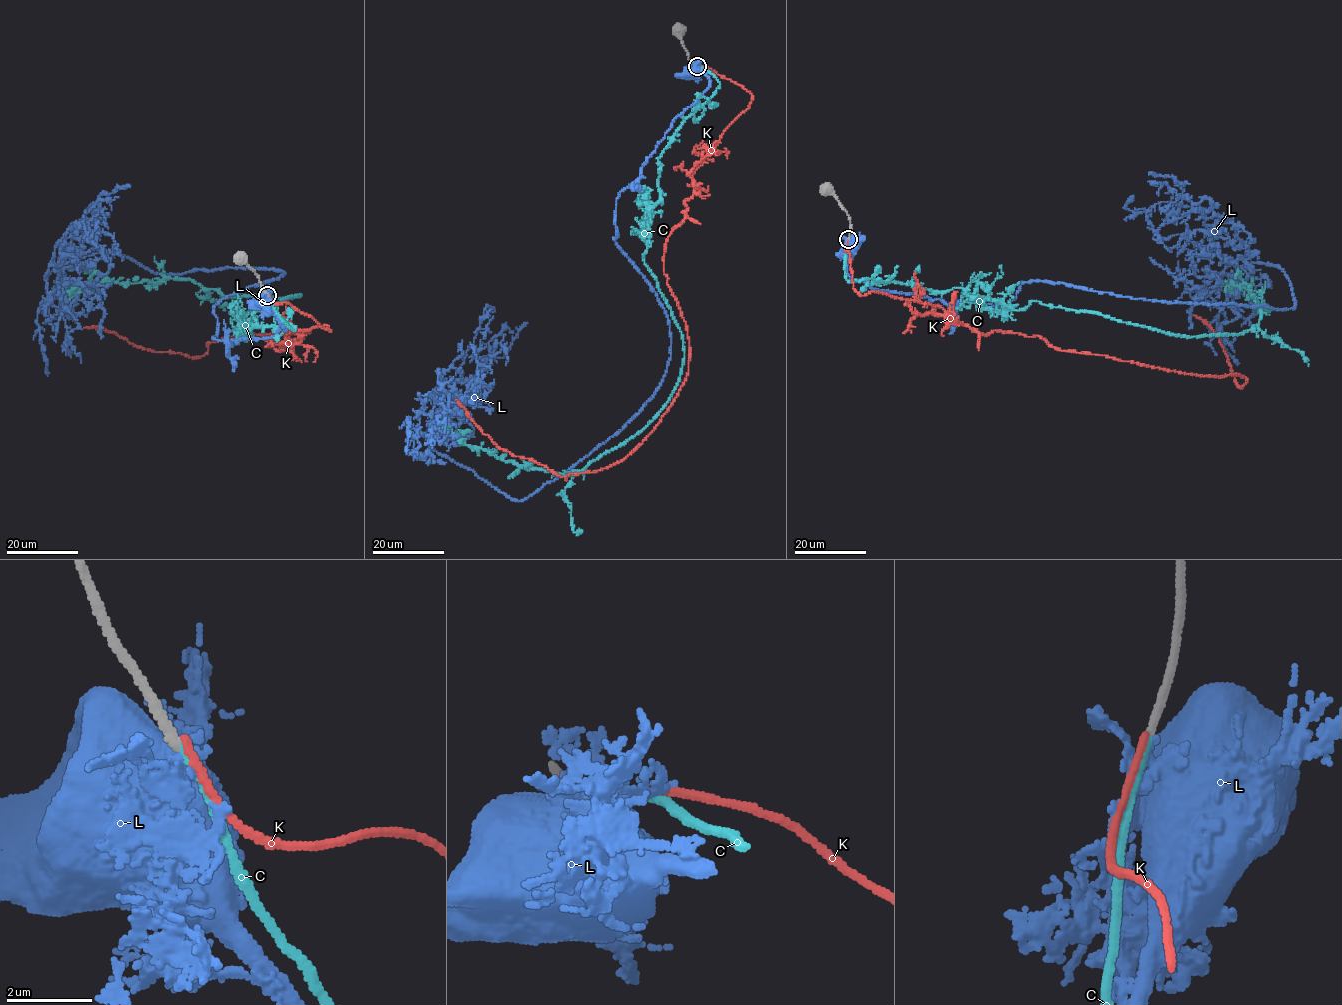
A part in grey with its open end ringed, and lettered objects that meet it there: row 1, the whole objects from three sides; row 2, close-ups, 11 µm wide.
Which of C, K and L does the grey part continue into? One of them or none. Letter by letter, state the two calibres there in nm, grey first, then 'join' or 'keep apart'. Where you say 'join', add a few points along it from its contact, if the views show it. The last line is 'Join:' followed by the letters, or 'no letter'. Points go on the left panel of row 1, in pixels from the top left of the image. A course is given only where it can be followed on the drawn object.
C: 220/170 nm | join | via (267, 294), (295, 330), (247, 330), (254, 322), (246, 313), (300, 294), (231, 297), (166, 278), (65, 292)
K: 220/150 nm | keep apart
L: 220/170 nm | keep apart
Join: C

